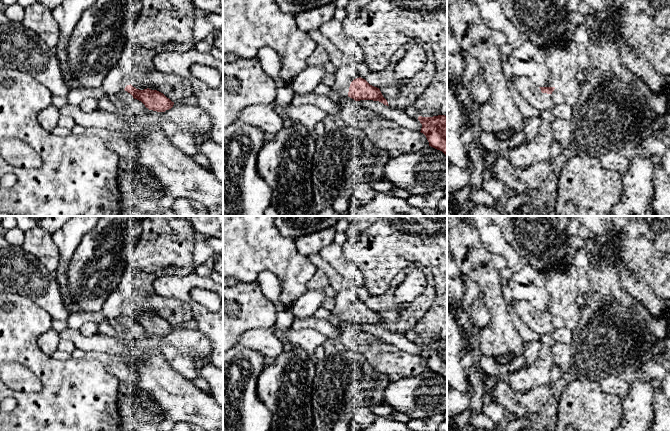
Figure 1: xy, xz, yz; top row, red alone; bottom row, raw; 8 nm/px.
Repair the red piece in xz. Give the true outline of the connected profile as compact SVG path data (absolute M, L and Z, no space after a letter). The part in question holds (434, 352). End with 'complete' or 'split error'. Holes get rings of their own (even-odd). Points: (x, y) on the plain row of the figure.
M419 340L418 344L422 348L420 356L426 360L429 370L442 375L447 380L447 340Z; complete

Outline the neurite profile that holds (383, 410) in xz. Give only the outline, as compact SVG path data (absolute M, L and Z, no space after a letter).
M381 404L381 405L371 405L368 406L369 409L373 414L375 414L377 417L387 417L390 419L394 419L392 416L393 408L387 404Z

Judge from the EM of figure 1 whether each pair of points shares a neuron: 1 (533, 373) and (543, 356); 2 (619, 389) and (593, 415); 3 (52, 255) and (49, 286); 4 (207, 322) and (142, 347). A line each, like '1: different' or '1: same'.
1: same
2: different
3: different
4: different

